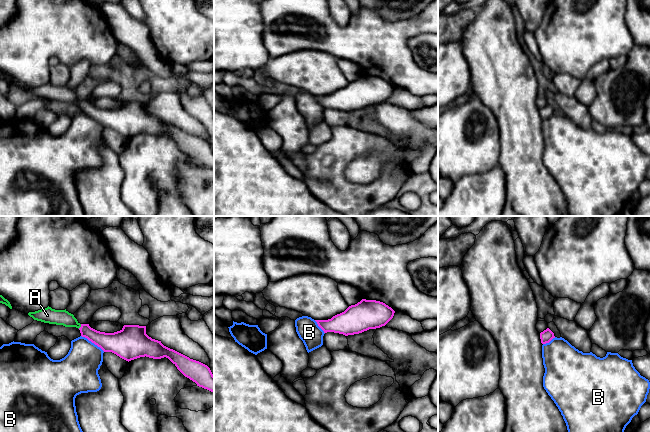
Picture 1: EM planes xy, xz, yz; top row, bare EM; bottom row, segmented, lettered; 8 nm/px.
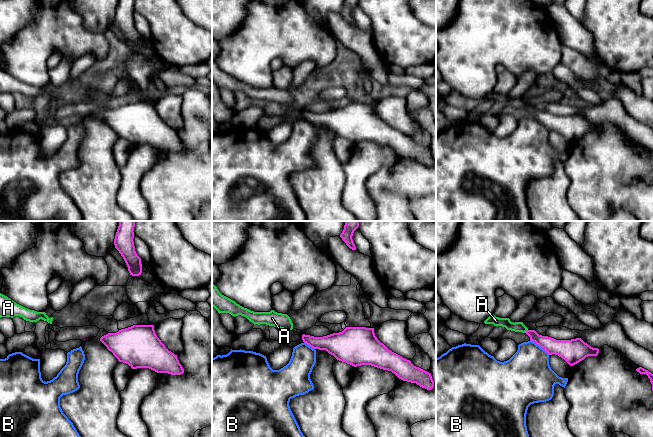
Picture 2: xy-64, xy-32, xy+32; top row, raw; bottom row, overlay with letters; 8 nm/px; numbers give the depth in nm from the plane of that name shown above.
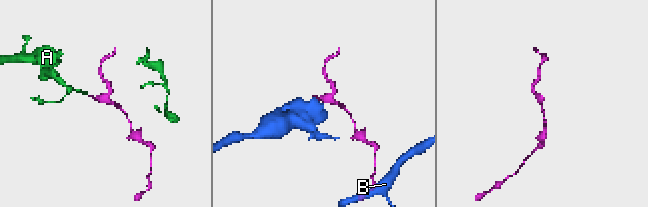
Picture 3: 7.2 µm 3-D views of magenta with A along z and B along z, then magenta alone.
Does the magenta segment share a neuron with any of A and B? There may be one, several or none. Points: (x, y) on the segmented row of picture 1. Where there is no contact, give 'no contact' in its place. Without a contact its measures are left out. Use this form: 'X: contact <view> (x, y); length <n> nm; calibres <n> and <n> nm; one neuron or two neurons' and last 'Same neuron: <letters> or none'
A: contact xy (81, 326); length 50 nm; calibres 150 and 130 nm; one neuron
B: contact xy (93, 342); length 240 nm; calibres 220 and 300 nm; two neurons
Same neuron: A

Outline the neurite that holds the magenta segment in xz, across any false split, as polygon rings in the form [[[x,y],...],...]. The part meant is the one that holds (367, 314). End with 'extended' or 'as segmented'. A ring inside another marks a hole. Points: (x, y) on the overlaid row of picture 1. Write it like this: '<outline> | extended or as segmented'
[[[362,299],[331,319],[315,321],[324,333],[334,332],[348,336],[385,326],[394,313],[395,311],[383,302]]] | as segmented

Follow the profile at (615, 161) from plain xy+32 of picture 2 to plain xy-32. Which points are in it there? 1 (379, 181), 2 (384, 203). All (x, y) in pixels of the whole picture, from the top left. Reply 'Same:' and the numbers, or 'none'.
Same: none

